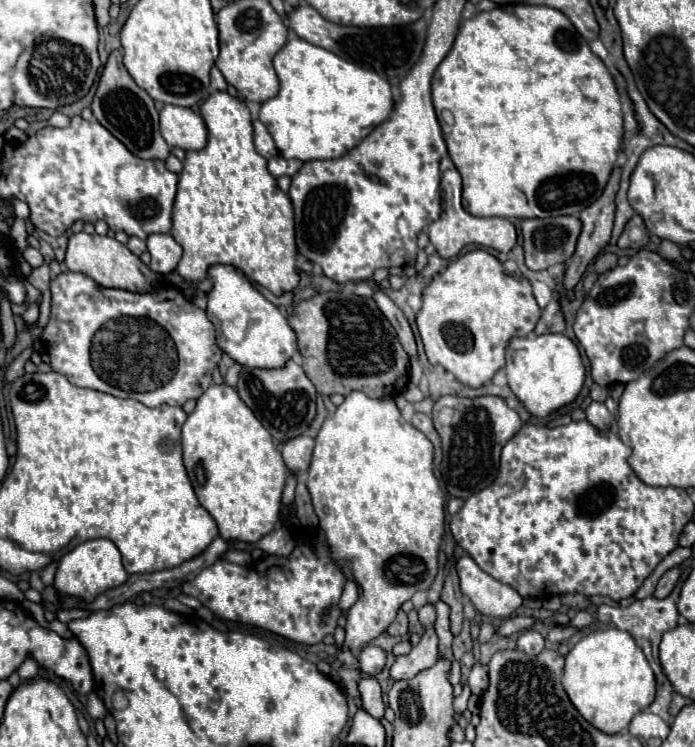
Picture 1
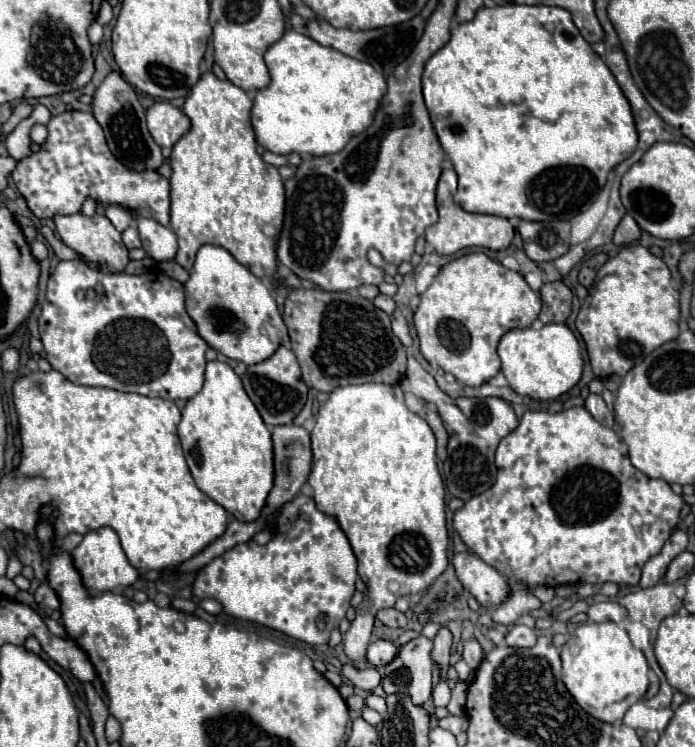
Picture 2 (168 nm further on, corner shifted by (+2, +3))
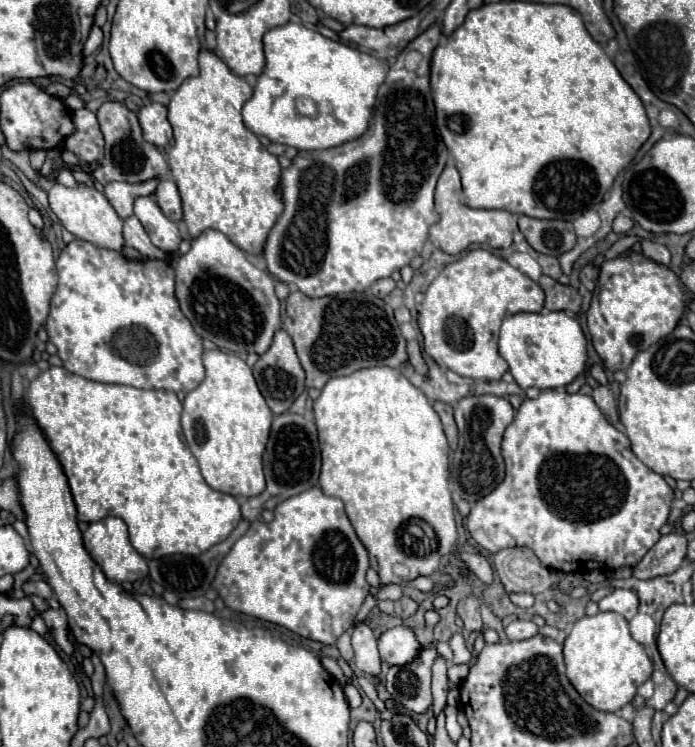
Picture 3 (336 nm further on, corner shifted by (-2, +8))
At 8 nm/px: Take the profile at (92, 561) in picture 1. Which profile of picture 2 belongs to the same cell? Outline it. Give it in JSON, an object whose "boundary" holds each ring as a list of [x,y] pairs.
{"boundary":[[[101,527],[101,529],[89,531],[83,537],[81,545],[77,549],[73,549],[71,555],[73,555],[75,567],[79,569],[79,573],[83,577],[83,585],[89,591],[99,591],[99,593],[113,591],[117,587],[129,587],[139,579],[139,571],[127,561],[125,551],[119,543],[119,535],[111,527]]]}

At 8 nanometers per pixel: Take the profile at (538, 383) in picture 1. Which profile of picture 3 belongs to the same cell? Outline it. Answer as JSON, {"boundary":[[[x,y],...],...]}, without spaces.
{"boundary":[[[521,312],[503,320],[499,354],[509,364],[509,372],[521,388],[535,386],[539,390],[553,390],[571,384],[585,370],[587,340],[579,322],[565,312]]]}

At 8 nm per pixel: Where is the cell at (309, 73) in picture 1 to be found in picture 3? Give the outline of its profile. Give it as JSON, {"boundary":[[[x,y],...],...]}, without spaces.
{"boundary":[[[295,22],[269,30],[263,36],[263,42],[267,64],[263,74],[257,78],[253,96],[243,106],[243,122],[251,132],[297,150],[327,150],[351,142],[367,130],[377,90],[387,76],[387,64]]]}

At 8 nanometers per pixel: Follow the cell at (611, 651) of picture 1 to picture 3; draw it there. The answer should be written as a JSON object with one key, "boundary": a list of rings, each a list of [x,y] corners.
{"boundary":[[[599,612],[595,616],[585,616],[585,618],[577,620],[565,640],[563,656],[565,656],[565,666],[567,666],[567,678],[571,680],[575,690],[583,696],[583,700],[587,704],[591,704],[593,708],[603,710],[603,712],[617,712],[625,704],[631,704],[637,694],[637,688],[643,682],[647,682],[653,672],[653,664],[651,664],[645,648],[631,638],[627,620],[615,612]]]}

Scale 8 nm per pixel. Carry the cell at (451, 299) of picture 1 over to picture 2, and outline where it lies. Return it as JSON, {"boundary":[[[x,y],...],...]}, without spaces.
{"boundary":[[[469,253],[441,267],[431,287],[421,295],[421,303],[413,315],[413,325],[421,341],[421,355],[431,365],[441,367],[445,373],[451,373],[457,381],[469,387],[479,387],[501,371],[501,359],[497,355],[501,335],[515,327],[531,327],[539,311],[541,299],[525,283],[521,273],[505,269],[499,261],[489,259],[485,253]]]}

